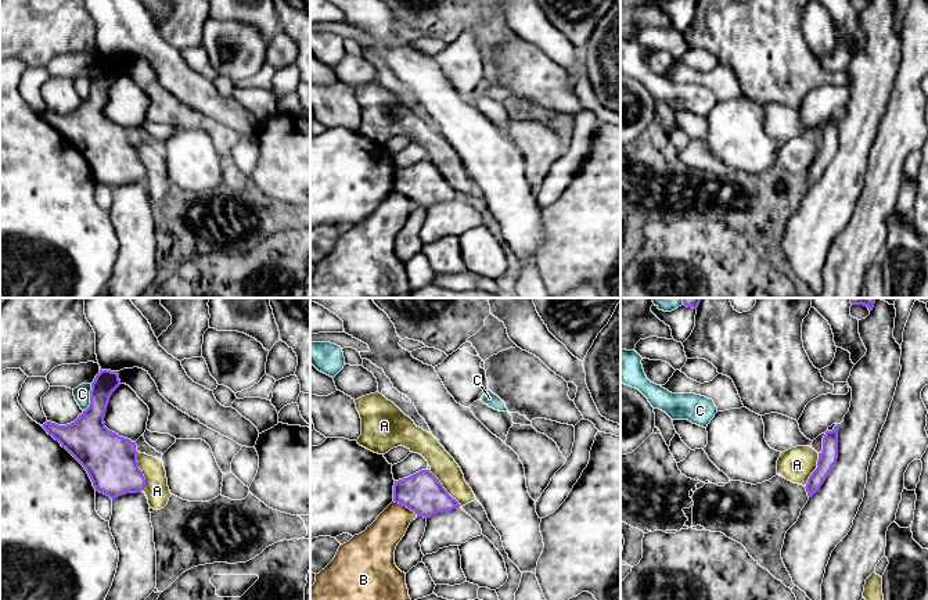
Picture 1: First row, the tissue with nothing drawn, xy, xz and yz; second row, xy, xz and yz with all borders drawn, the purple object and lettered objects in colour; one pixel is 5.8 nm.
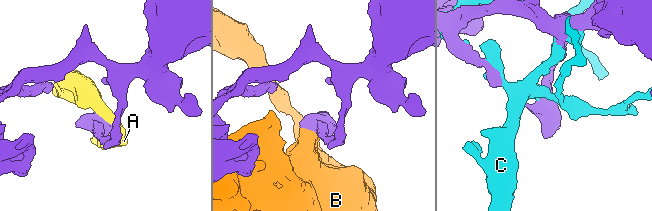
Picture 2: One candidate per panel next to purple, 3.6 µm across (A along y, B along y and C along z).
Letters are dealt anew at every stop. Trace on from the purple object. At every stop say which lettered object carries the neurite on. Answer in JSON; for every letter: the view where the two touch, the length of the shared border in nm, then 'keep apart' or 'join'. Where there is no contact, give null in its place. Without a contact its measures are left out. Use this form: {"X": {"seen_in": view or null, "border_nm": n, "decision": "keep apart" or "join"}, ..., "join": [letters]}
{"A": {"seen_in": "xy", "border_nm": 220, "decision": "join"}, "B": {"seen_in": "xz", "border_nm": 170, "decision": "keep apart"}, "C": {"seen_in": "xy", "border_nm": 170, "decision": "keep apart"}, "join": ["A"]}

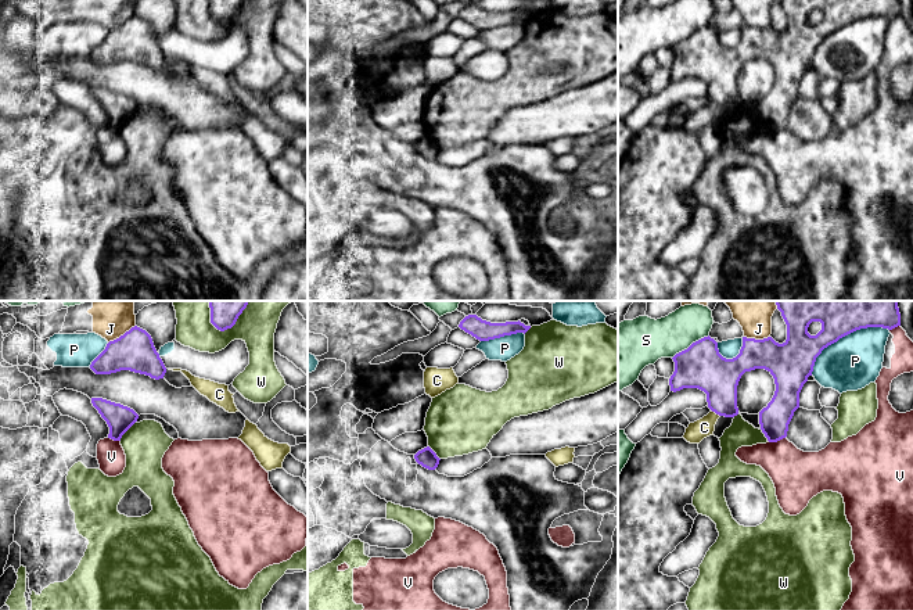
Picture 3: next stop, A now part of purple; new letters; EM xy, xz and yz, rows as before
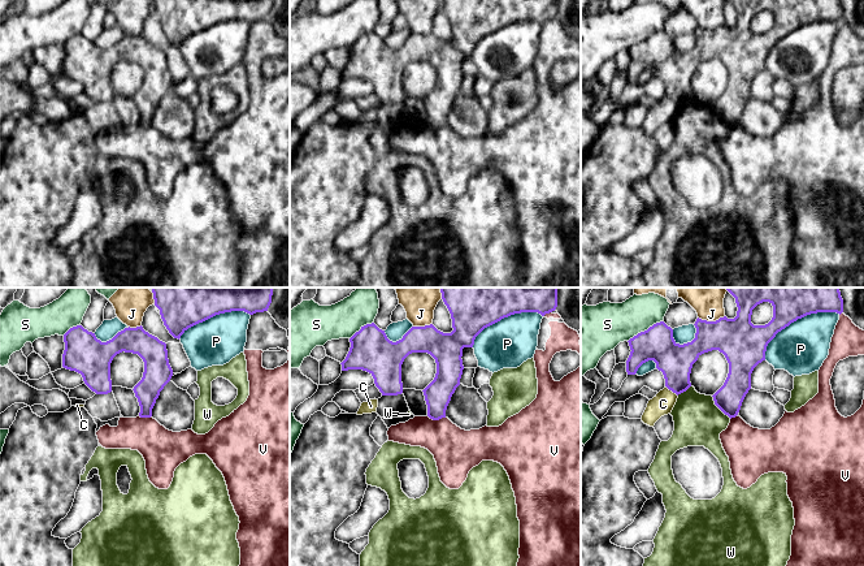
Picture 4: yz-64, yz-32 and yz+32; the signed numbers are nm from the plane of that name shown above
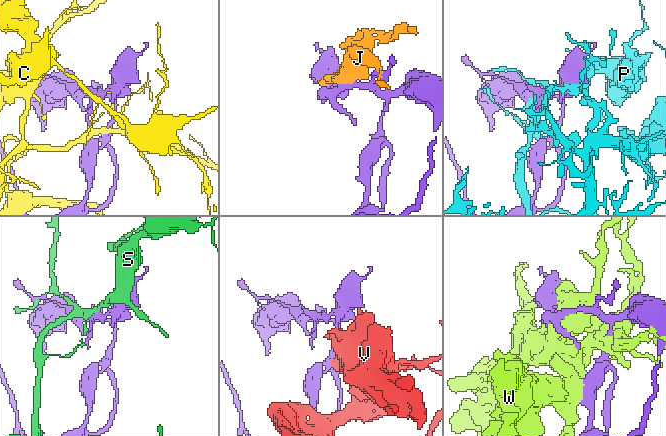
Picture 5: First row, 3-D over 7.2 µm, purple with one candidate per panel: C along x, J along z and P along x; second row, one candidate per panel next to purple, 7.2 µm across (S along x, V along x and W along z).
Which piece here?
{"C": {"seen_in": "yz", "border_nm": 70, "decision": "keep apart"}, "J": {"seen_in": "xy", "border_nm": 190, "decision": "keep apart"}, "P": {"seen_in": "yz", "border_nm": 550, "decision": "keep apart"}, "S": {"seen_in": "yz", "border_nm": 260, "decision": "keep apart"}, "V": {"seen_in": "yz", "border_nm": 110, "decision": "keep apart"}, "W": {"seen_in": "xy", "border_nm": 160, "decision": "keep apart"}, "join": []}

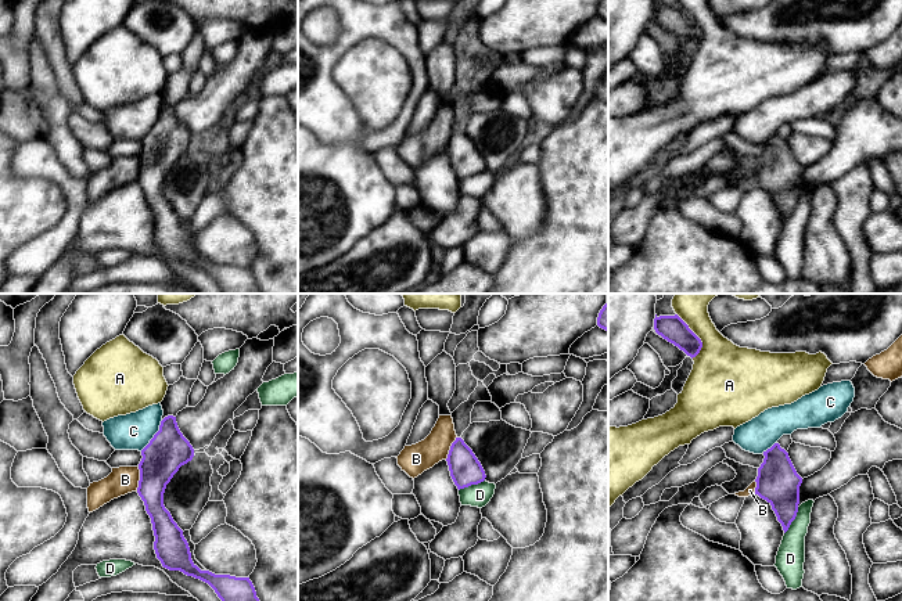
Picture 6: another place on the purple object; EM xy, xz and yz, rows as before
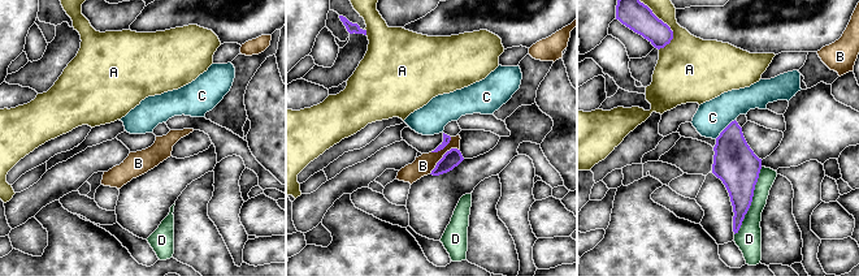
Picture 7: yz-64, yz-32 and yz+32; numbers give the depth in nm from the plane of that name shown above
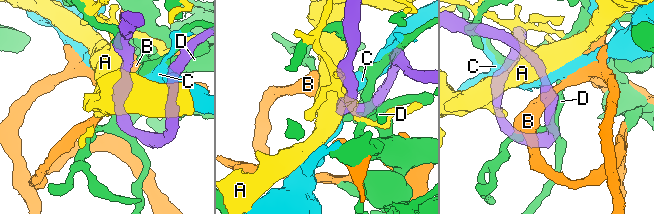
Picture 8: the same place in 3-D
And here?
{"A": {"seen_in": "yz", "border_nm": 280, "decision": "keep apart"}, "B": {"seen_in": "xy", "border_nm": 140, "decision": "join"}, "C": {"seen_in": "xy", "border_nm": 220, "decision": "keep apart"}, "D": {"seen_in": "yz", "border_nm": 180, "decision": "keep apart"}, "join": ["B"]}

